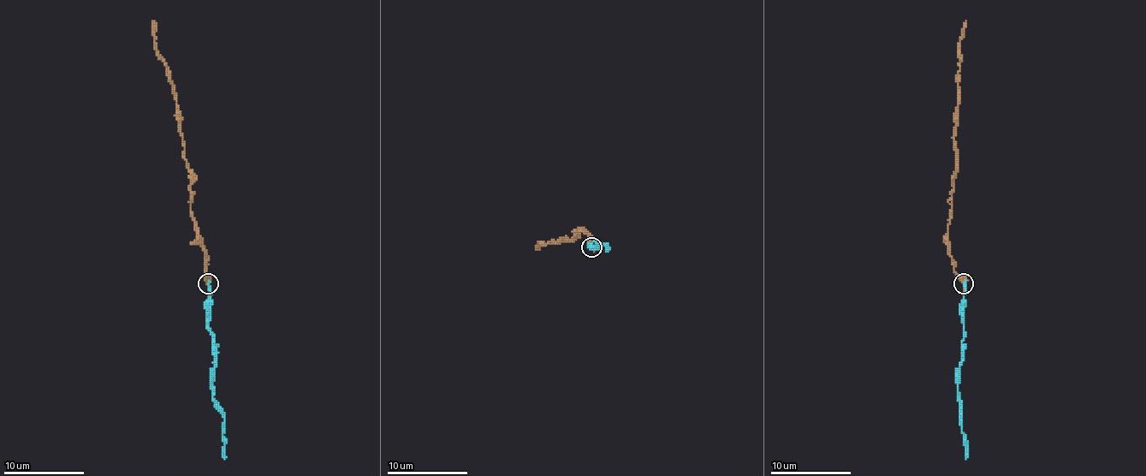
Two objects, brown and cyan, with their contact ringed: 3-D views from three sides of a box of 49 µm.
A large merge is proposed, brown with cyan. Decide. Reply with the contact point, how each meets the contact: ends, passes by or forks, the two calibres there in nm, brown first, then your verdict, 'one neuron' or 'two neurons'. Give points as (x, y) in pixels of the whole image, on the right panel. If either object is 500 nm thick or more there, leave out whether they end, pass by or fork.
place (963, 283); brown ends; cyan ends; calibres 420 and 160 nm; one neuron

